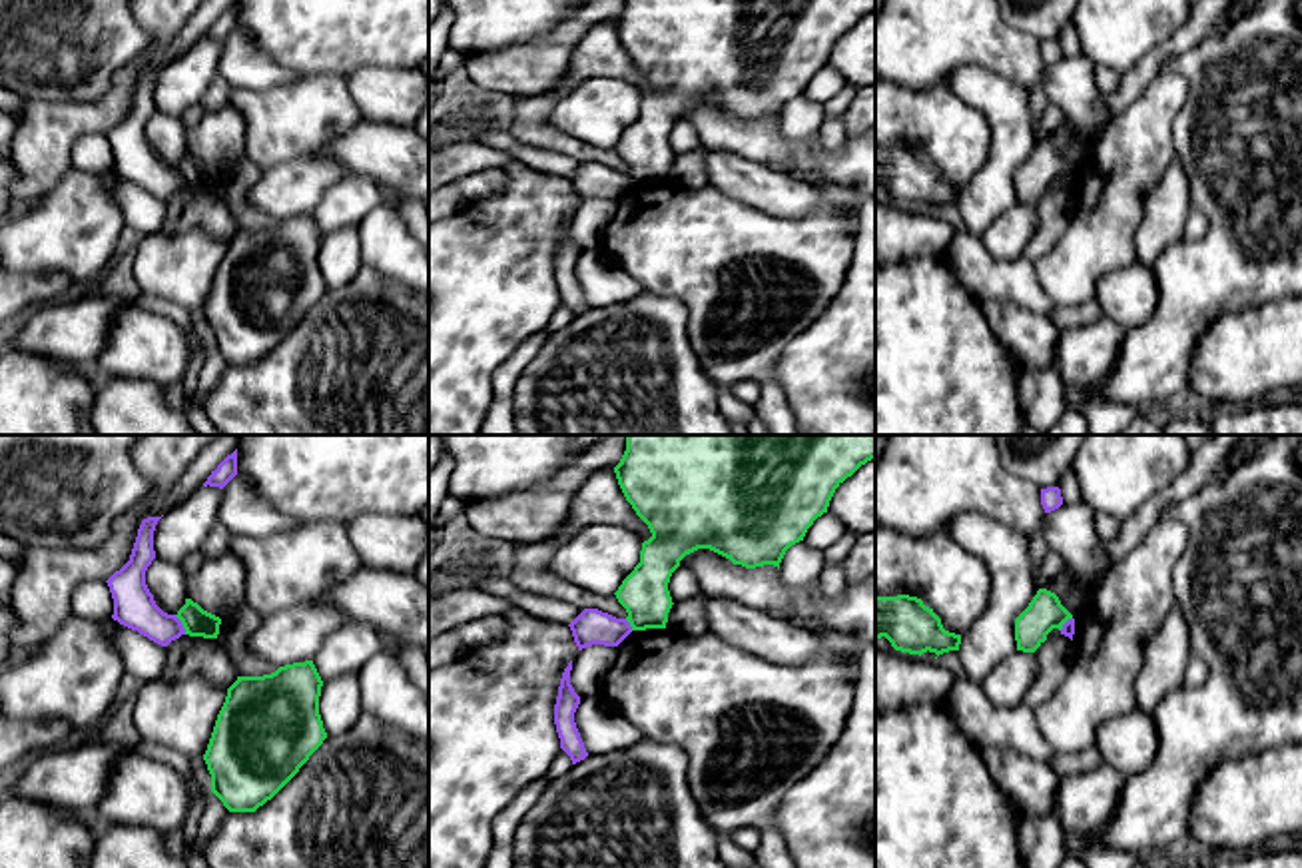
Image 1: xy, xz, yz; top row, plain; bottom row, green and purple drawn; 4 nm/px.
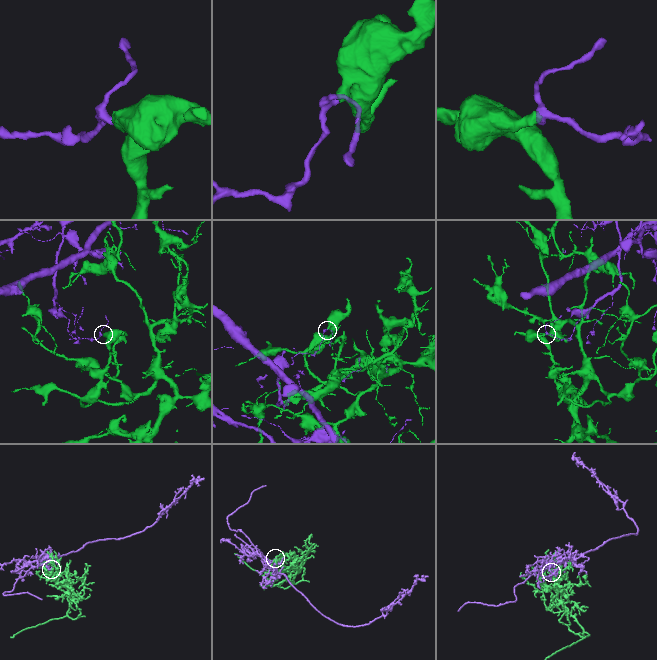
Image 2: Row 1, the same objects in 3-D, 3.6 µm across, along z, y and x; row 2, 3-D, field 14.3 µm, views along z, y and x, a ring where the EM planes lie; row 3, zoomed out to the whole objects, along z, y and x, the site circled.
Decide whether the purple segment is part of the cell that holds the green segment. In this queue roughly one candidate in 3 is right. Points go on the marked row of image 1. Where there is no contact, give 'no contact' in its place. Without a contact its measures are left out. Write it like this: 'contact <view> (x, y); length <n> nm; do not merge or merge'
contact xy (182, 623); length 90 nm; do not merge

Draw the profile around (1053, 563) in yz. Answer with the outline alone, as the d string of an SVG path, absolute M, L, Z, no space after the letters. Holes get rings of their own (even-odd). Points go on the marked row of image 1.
M1049 551L1047 557L1043 559L1041 567L1035 569L1035 585L1039 589L1047 587L1051 579L1055 579L1059 573L1067 569L1065 561L1061 555L1055 551Z

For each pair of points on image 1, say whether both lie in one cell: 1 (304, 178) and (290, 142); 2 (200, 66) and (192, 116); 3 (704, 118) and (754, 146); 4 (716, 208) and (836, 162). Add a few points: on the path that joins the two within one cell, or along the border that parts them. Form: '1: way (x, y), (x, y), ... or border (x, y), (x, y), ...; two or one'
1: border (320, 148), (272, 164), (264, 172); two
2: border (200, 100), (178, 118); two
3: way (716, 128), (742, 138); one
4: border (820, 182), (842, 182), (854, 192); two

